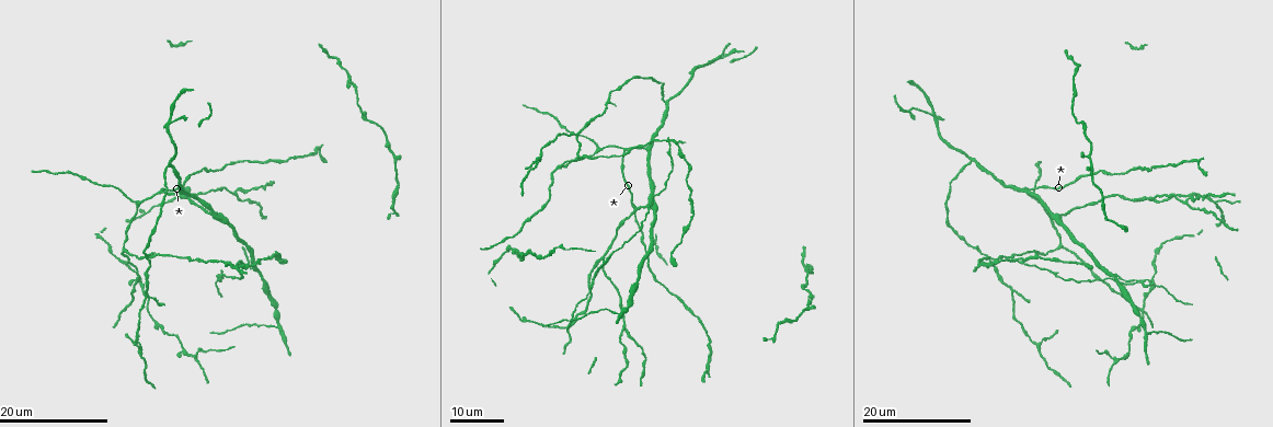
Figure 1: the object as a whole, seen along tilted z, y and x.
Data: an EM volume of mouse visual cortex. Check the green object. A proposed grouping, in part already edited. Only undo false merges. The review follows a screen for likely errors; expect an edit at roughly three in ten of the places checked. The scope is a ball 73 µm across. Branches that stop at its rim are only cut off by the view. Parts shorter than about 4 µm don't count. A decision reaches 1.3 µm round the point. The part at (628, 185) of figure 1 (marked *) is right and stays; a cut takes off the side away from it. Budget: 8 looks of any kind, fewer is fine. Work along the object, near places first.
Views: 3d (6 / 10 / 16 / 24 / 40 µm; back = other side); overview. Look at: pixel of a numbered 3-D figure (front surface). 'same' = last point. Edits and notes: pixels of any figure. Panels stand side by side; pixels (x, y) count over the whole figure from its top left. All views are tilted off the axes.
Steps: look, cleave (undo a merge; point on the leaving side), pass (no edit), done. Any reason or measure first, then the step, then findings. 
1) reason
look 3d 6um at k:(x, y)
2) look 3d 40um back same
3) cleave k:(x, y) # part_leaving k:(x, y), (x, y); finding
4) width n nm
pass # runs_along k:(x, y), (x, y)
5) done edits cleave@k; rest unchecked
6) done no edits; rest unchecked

look 3d 24um at 1:(1188, 202)

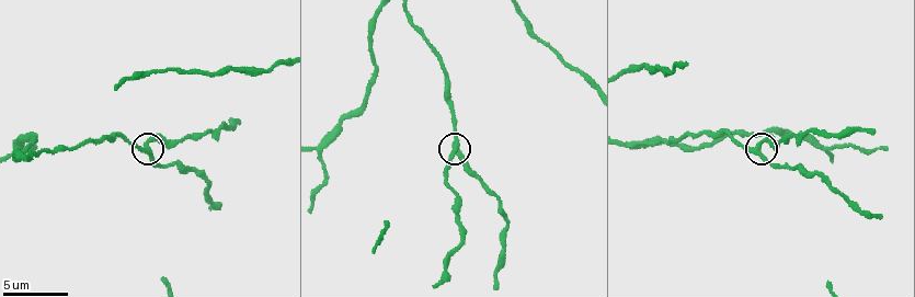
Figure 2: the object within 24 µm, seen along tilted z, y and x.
look 3d 10um at 2:(758, 148)

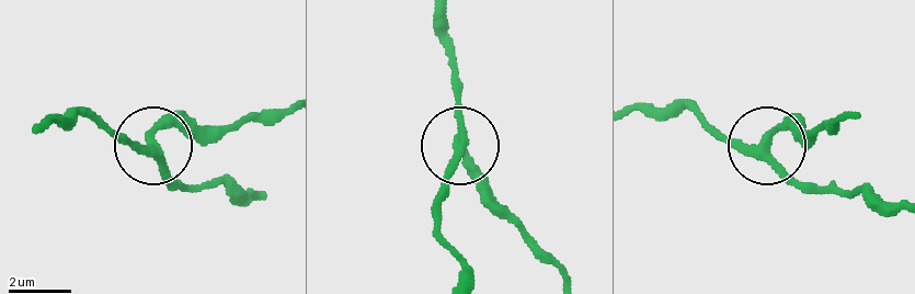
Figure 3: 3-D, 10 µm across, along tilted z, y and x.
arms 3
pass # runs_along 3:(41, 124), (83, 117), (138, 147), (158, 129), (230, 123); all the same neuron

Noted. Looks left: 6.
look 3d 6um at 2:(825, 150)

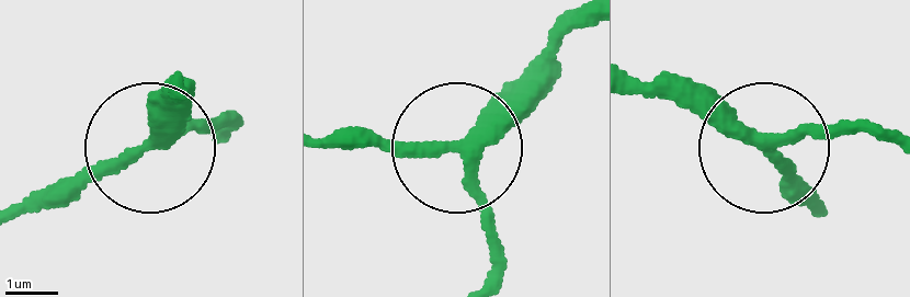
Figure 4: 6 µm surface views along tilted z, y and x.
width 240 nm
pass # runs_along 4:(636, 88), (680, 92), (764, 148), (859, 129); one neuron here

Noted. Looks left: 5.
three arms meet
look 3d 16um at 1:(1154, 278)

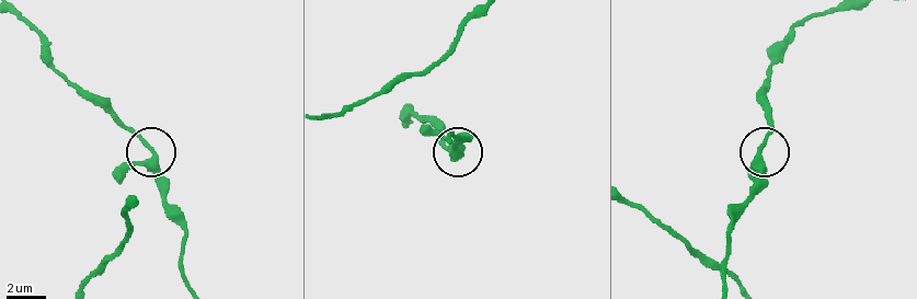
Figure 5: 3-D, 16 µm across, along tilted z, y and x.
look 3d 10um at 5:(153, 162)

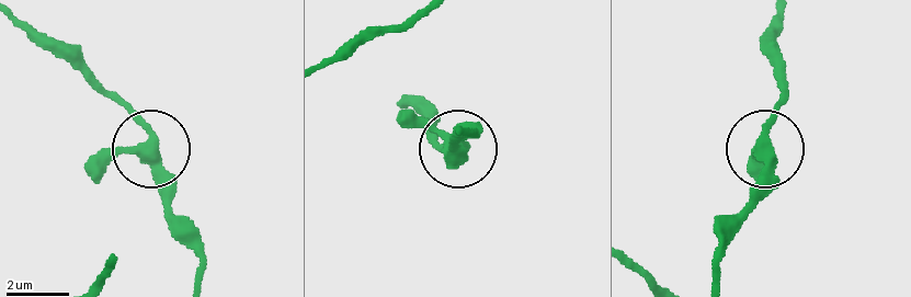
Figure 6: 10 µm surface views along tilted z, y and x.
look 3d 6um at 6:(153, 146)

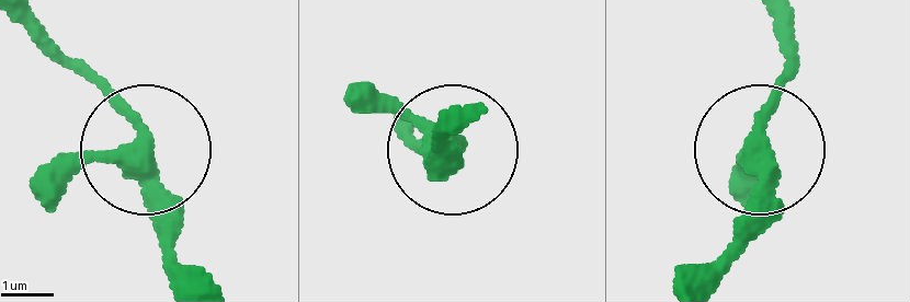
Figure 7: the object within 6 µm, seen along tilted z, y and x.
arms 3
pass # one neuron here

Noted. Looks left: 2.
three-way junction
look 3d 16um at 1:(1038, 349)

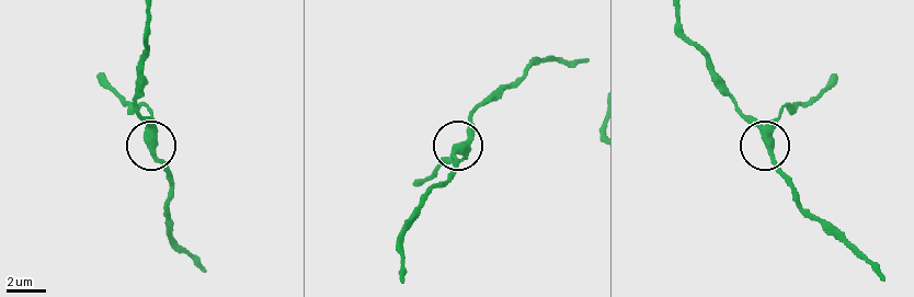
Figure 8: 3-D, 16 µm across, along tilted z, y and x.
closer look
look 3d 6um at 8:(461, 148)

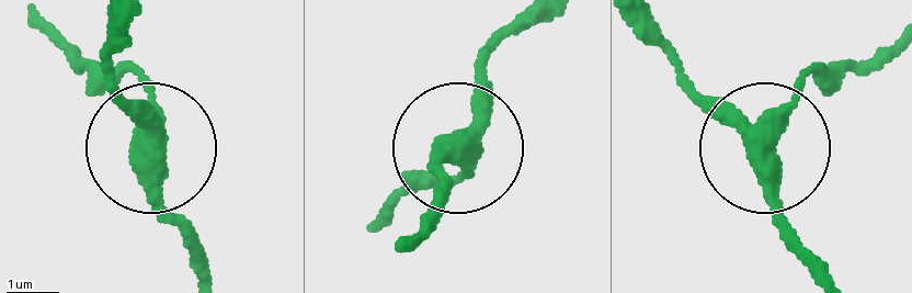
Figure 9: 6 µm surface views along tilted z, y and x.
arms 3
pass # runs_along 9:(528, 19), (487, 59), (469, 165), (429, 183); one neuron here

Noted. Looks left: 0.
done no edits; rest unchecked

